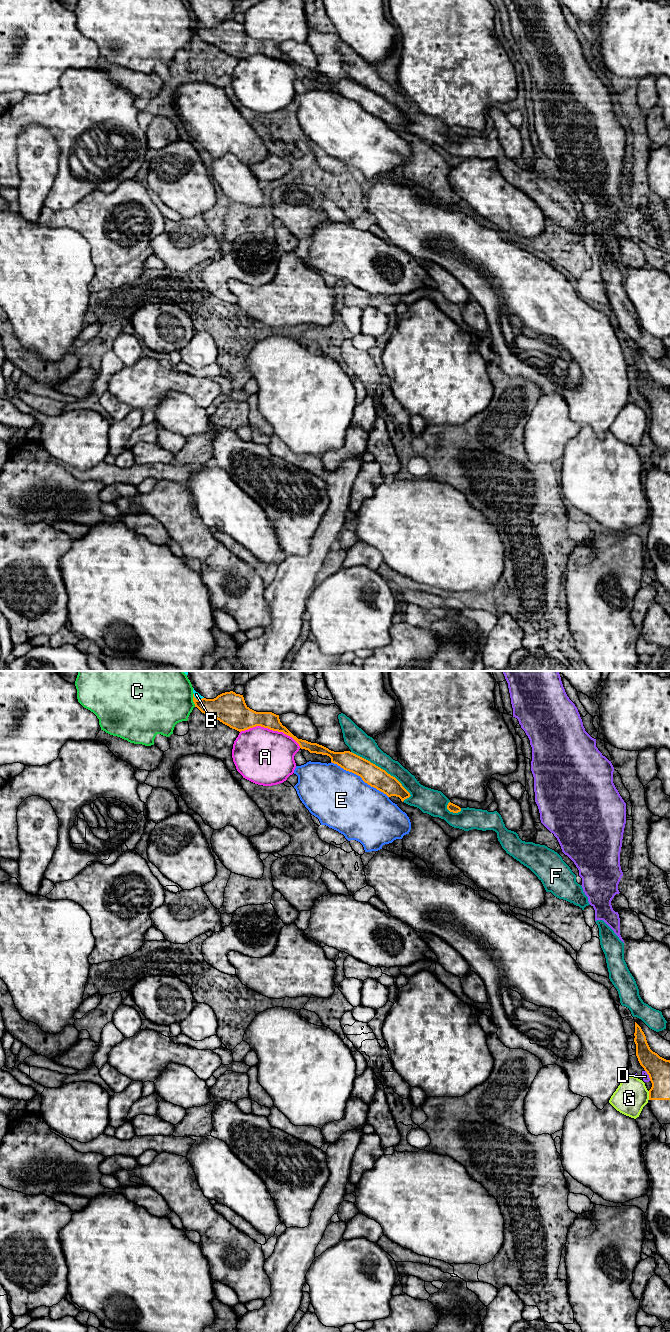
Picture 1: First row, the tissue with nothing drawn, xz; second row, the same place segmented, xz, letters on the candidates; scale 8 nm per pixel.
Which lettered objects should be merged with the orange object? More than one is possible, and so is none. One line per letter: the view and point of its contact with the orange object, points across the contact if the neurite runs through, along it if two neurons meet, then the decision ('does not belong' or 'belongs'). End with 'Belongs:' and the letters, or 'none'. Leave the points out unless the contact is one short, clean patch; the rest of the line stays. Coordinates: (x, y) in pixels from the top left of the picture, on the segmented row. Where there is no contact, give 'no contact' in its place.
A: xz (271, 729) | does not belong
B: xz (198, 700) | along xz (193, 694), (197, 699), (203, 698) | does not belong
C: xz (193, 700) | does not belong
D: xz (648, 1074) | does not belong
E: xz (360, 776) | does not belong
F: xz (382, 769) | belongs
G: xz (649, 1095) | along xz (648, 1091), (649, 1099) | does not belong
Belongs: F

